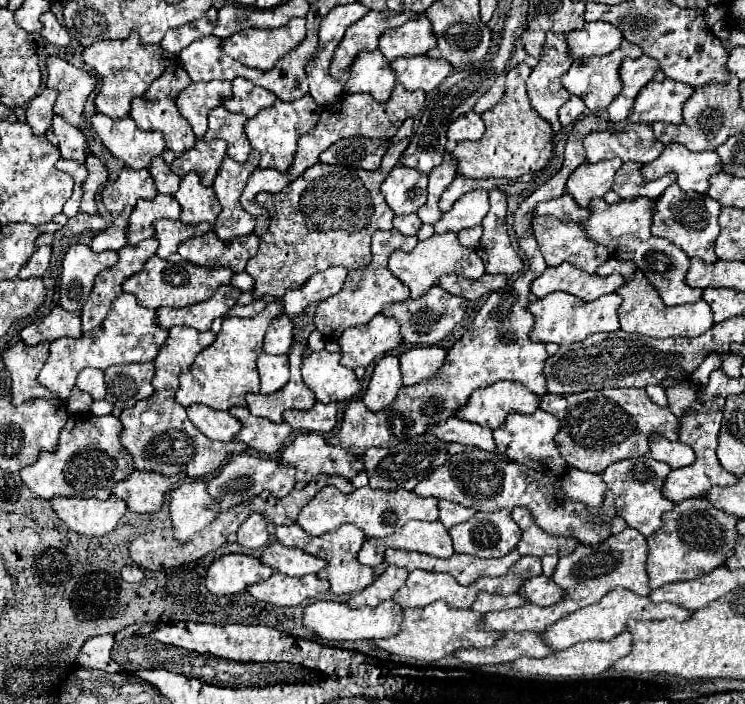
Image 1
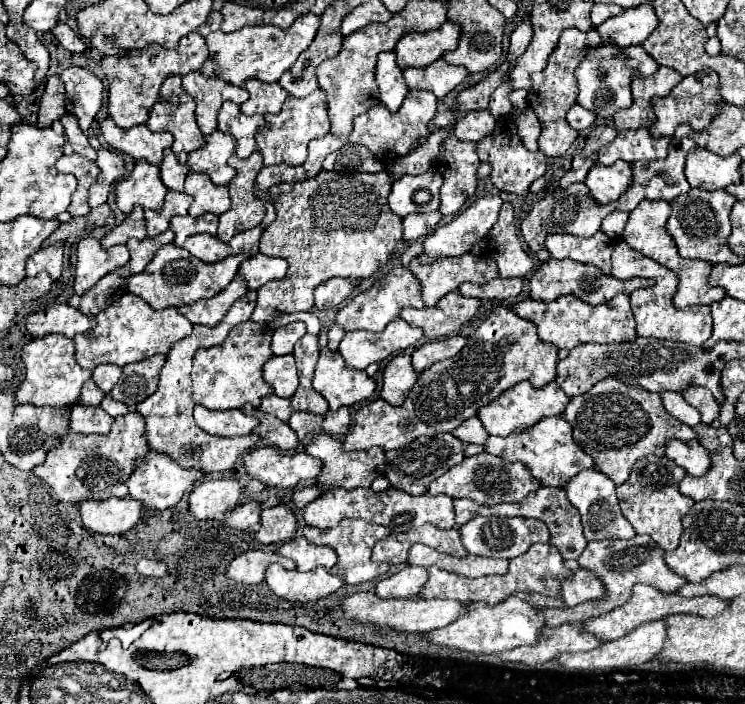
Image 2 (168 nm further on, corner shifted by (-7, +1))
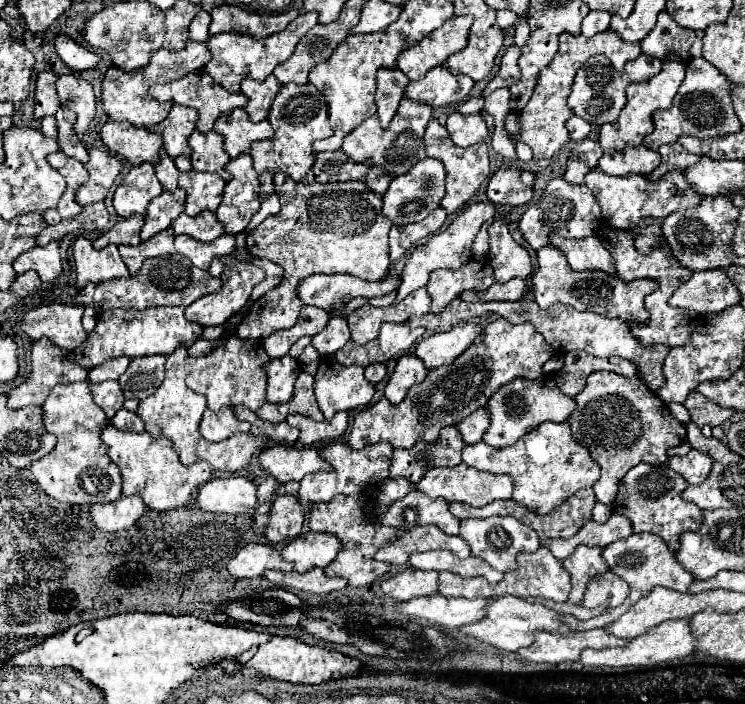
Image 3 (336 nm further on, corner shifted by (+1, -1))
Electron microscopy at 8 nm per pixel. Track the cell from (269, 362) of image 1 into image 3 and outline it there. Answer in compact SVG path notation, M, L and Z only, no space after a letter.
M286 354L282 358L270 360L266 366L268 386L266 386L266 400L268 402L288 402L292 398L294 380L300 372L298 362Z

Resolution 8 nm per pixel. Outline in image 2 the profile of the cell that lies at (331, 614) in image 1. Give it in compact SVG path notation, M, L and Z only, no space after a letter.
M356 592L348 598L344 598L342 608L346 612L346 618L352 618L352 620L390 626L398 632L422 632L422 634L428 630L444 628L468 612L468 604L456 602L456 600L440 600L440 598L414 598L414 600L388 598L388 600L384 600L372 592Z

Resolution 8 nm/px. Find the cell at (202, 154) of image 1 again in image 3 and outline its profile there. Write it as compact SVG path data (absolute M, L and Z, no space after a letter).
M194 130L188 138L188 144L192 148L192 168L196 172L214 172L220 176L226 176L224 164L230 160L230 156L224 152L224 136L218 132L198 132Z

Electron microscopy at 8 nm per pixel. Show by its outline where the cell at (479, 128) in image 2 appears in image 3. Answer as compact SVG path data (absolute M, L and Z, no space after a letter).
M452 112L448 116L446 130L448 130L452 142L456 146L462 146L462 148L468 148L468 146L478 144L478 142L488 138L488 128L486 128L486 124L484 124L480 114L464 116L464 114Z

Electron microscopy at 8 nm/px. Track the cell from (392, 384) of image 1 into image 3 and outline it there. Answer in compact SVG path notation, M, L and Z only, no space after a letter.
M404 354L402 358L398 358L396 362L396 368L384 388L384 396L392 402L392 404L398 404L402 402L402 398L406 396L408 388L416 382L422 382L424 376L426 376L428 368L416 360L414 354Z

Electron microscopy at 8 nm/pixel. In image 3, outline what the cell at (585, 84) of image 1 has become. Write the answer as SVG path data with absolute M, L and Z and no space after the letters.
M642 54L636 60L630 60L622 72L618 72L610 66L610 60L606 56L592 56L576 72L576 78L572 84L572 94L568 96L568 106L576 116L584 118L592 126L602 126L606 122L612 122L618 118L618 114L624 108L626 86L632 82L644 82L644 80L656 76L660 72L660 66L662 66L662 62L658 58Z

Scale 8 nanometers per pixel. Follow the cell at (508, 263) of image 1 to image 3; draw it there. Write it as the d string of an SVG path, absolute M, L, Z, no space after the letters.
M496 218L488 228L490 252L488 260L494 268L496 282L508 282L512 278L526 278L532 272L532 260L528 252L510 236L504 218Z

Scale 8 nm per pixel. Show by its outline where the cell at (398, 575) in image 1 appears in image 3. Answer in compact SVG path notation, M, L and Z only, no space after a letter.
M406 568L396 576L382 582L382 592L394 600L406 602L416 596L428 596L438 592L438 572L424 572L418 568Z

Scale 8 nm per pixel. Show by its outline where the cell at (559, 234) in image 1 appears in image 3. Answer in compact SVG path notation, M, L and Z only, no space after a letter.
M552 236L550 244L564 252L570 268L574 270L602 270L606 274L614 274L614 260L610 252L602 246L598 236L588 236L580 240L568 240L560 236Z

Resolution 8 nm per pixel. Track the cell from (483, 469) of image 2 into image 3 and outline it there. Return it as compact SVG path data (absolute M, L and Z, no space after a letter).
M458 464L454 468L432 468L418 482L418 490L428 494L430 498L444 498L446 502L464 502L470 506L486 506L494 500L512 498L512 478L504 474L480 472L476 468L468 468L468 464Z

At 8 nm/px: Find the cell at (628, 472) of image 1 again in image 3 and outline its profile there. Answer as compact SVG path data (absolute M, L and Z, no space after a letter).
M638 464L632 468L620 482L620 490L614 500L614 512L626 516L632 522L634 534L656 534L660 536L672 552L678 550L680 534L686 530L696 530L702 514L696 504L686 502L680 498L680 492L686 488L686 480L670 470L666 464L652 466L652 464Z

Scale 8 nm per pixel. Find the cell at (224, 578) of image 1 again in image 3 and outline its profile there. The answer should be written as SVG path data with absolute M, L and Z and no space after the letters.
M248 544L228 562L228 572L234 578L256 578L268 568L288 572L294 566L292 562L286 562L274 546L268 544Z

